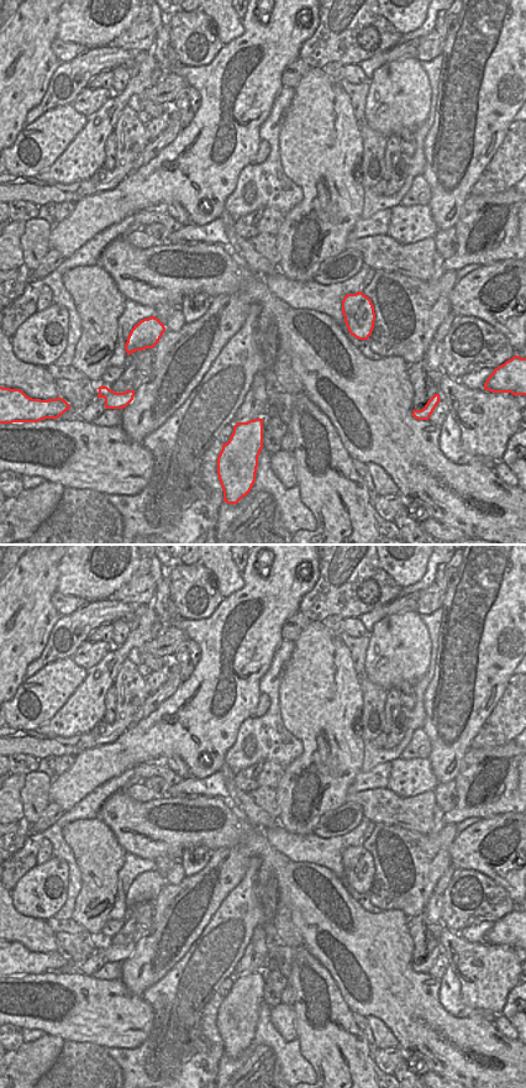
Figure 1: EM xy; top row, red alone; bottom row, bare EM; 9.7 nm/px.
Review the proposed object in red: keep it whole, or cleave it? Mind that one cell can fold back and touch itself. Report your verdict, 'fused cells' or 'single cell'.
single cell

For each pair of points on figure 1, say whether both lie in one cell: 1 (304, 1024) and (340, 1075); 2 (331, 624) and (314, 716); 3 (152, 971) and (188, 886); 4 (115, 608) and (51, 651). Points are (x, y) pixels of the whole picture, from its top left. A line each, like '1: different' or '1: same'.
1: same
2: different
3: same
4: same

